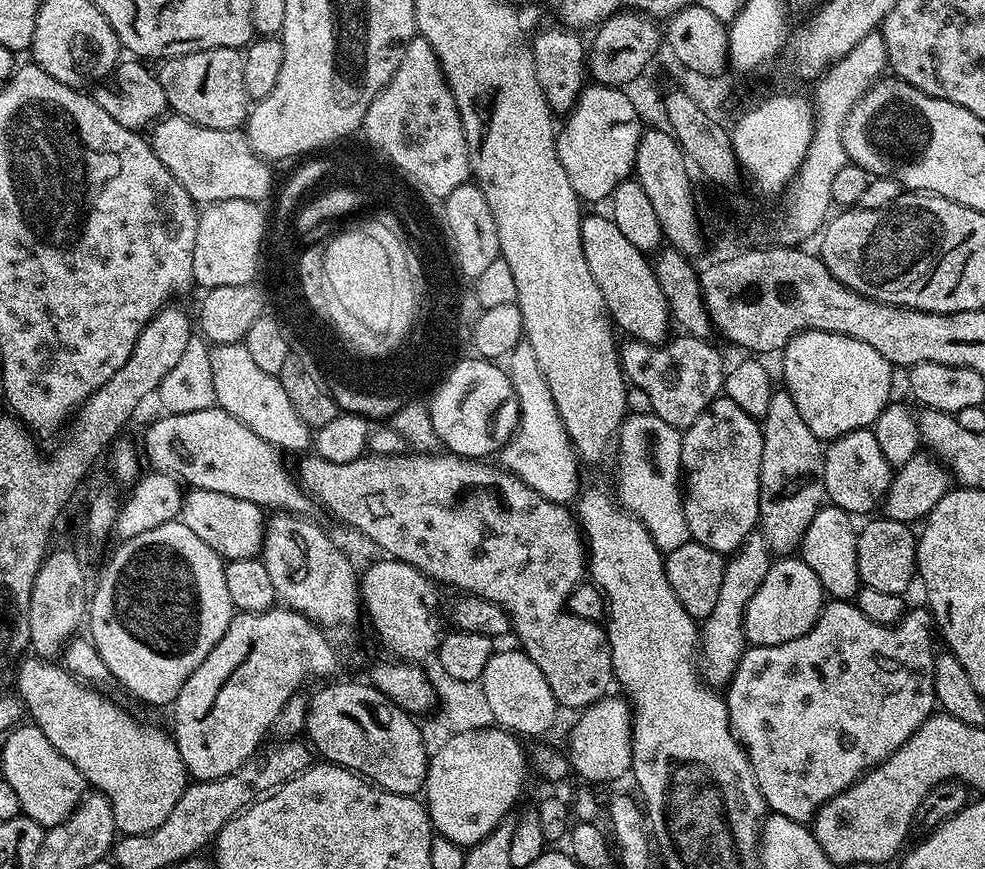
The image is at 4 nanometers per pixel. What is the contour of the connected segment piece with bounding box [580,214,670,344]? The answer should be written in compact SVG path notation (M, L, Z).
M608 214L585 215L580 222L580 237L586 266L590 266L590 274L594 274L598 290L602 290L602 298L606 302L613 325L621 333L628 332L624 334L631 339L647 344L663 344L670 336L670 313L666 294L662 294L662 286L658 286L656 270L649 257L623 236L622 230L618 230Z

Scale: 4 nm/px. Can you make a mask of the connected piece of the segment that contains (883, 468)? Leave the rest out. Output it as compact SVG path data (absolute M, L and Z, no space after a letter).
M859 428L858 430L854 430L853 432L851 432L850 434L842 434L836 440L831 441L831 443L829 443L827 447L825 447L824 495L825 497L827 497L829 501L831 501L833 505L835 505L835 507L840 508L843 512L847 512L851 514L853 517L859 518L859 516L864 516L864 515L865 515L864 517L867 517L869 514L872 514L872 513L867 514L867 512L872 512L875 510L875 508L877 511L877 509L879 509L881 505L883 505L884 499L886 498L886 494L888 493L888 488L892 485L893 475L894 475L894 469L891 464L888 464L886 462L886 457L882 455L882 449L878 447L878 438L874 438L874 434L872 433L871 428Z

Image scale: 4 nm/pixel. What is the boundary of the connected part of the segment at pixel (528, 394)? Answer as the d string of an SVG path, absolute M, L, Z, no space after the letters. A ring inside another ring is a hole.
M521 342L512 355L507 357L506 368L520 400L520 421L507 446L500 449L499 463L513 472L526 486L540 492L542 498L555 504L567 505L575 501L581 491L582 468L576 451L572 449L562 418L554 406L554 398L550 398L550 386L546 386L546 378L542 378L542 370L538 370L538 358L534 358L534 350L530 350L526 342Z

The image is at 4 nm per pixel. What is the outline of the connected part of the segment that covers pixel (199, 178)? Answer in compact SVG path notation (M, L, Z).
M165 115L151 125L150 143L158 162L182 182L186 194L197 205L226 202L230 198L262 200L273 191L269 161L252 151L247 135L240 128L214 130L210 126L198 126L185 116Z

